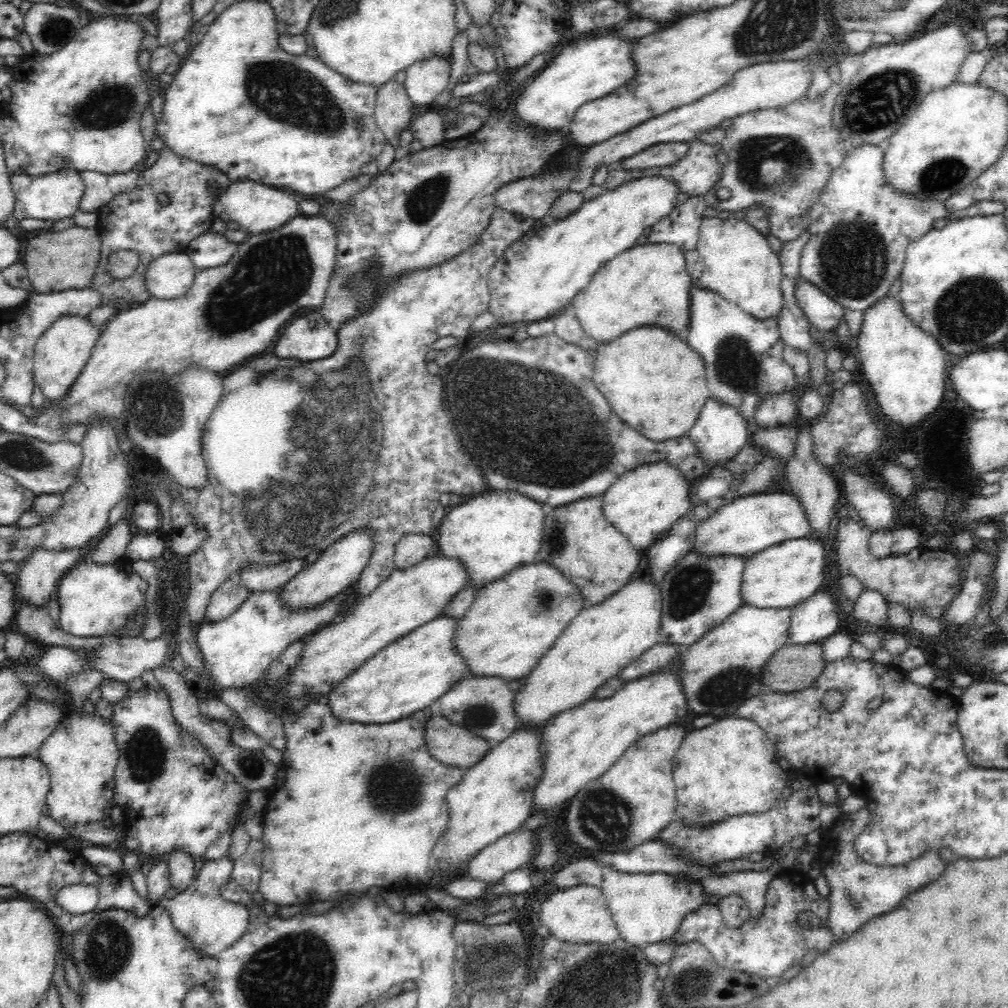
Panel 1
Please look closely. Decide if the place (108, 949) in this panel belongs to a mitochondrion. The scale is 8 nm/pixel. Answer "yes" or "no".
yes

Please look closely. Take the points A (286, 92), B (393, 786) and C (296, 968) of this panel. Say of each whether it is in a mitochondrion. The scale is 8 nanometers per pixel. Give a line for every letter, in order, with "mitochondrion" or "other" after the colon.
A: mitochondrion
B: mitochondrion
C: mitochondrion

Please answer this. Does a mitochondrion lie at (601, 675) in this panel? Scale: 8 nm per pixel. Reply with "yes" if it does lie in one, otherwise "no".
no

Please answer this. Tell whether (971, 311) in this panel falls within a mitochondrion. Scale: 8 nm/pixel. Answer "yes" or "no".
yes

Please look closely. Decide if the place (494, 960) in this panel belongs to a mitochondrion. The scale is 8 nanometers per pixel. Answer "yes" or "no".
yes

